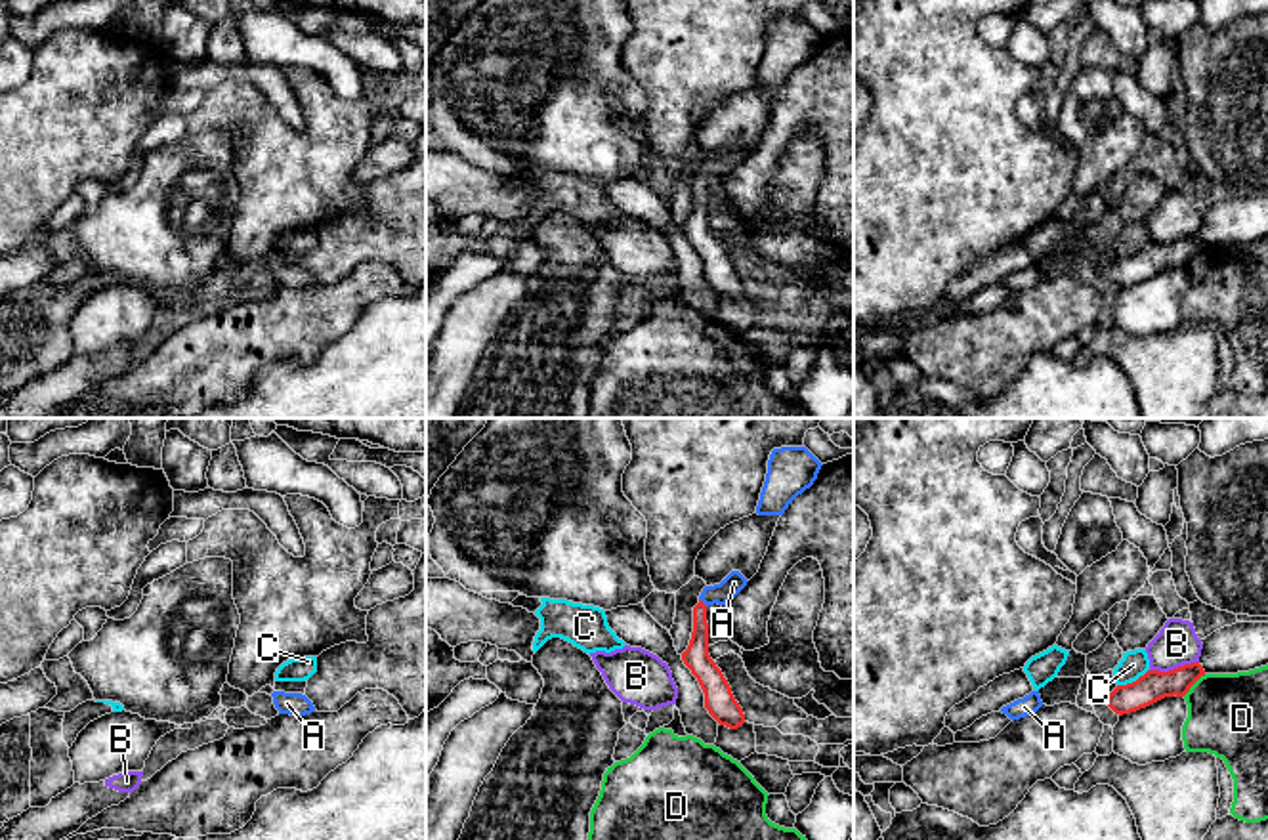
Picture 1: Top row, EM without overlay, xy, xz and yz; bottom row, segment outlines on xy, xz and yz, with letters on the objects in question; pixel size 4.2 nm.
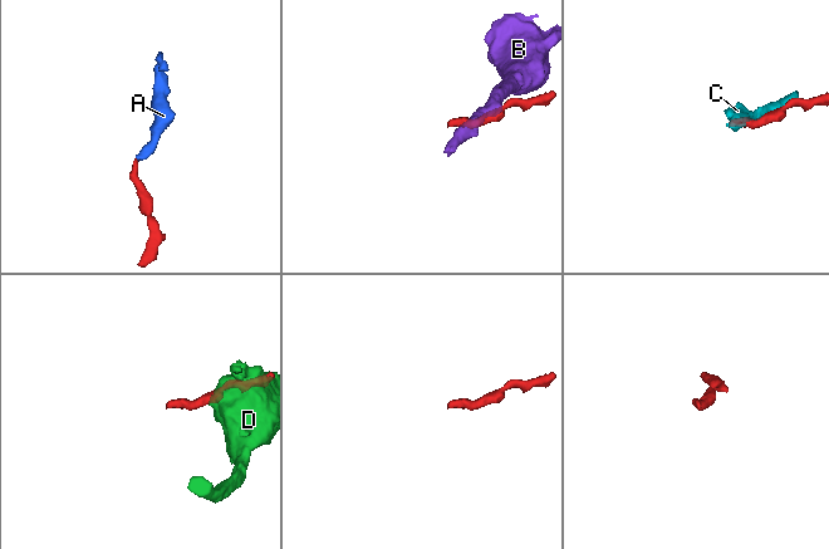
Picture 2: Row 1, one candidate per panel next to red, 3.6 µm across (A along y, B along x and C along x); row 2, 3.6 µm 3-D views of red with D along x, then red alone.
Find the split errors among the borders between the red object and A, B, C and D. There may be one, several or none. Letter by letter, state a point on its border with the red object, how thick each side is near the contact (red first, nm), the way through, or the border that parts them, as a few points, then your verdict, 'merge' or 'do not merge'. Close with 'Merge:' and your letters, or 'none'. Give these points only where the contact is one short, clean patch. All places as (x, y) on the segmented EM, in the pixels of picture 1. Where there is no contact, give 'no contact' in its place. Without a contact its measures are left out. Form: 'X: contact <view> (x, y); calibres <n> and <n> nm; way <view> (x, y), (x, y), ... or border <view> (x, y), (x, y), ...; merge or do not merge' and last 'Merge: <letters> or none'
A: contact xz (701, 602); calibres 110 and 90 nm; way xz (696, 657), (701, 602), (734, 583); merge
B: contact yz (1175, 669); calibres 130 and 190 nm; border yz (1198, 661), (1169, 671), (1150, 671); do not merge
C: contact yz (1133, 682); calibres 130 and 120 nm; border yz (1148, 669), (1135, 680), (1118, 686); do not merge
D: contact yz (1194, 682); calibres 130 and 340 nm; do not merge
Merge: A

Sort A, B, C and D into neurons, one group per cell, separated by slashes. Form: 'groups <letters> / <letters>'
groups A / B / C / D

